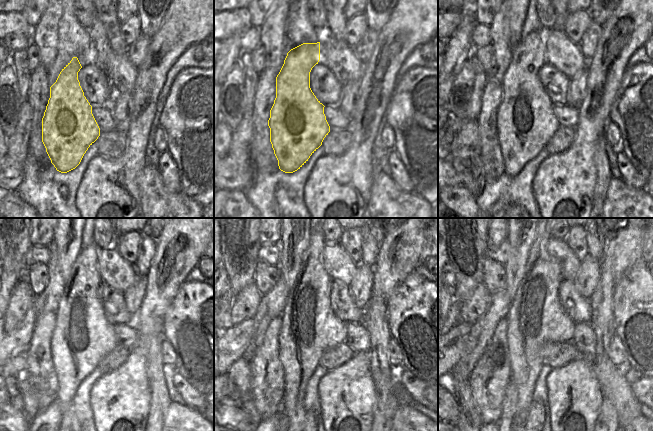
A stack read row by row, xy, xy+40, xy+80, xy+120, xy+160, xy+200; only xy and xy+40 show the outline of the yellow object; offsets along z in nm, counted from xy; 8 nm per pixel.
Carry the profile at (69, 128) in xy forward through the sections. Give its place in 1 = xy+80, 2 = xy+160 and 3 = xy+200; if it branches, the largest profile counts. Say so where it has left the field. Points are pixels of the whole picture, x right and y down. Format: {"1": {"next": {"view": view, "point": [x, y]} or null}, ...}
{"1": {"next": {"view": "xy+80", "point": [525, 121]}}, "2": {"next": {"view": "xy+160", "point": [309, 327]}}, "3": {"next": {"view": "xy+200", "point": [535, 317]}}}

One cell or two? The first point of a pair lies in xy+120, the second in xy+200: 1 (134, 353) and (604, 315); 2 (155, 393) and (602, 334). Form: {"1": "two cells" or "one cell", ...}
{"1": "two cells", "2": "one cell"}

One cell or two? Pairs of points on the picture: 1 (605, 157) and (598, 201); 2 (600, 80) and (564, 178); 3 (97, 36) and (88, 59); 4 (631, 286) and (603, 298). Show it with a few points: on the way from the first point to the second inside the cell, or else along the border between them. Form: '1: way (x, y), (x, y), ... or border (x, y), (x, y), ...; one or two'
1: way (605, 168), (600, 190); one
2: way (589, 104), (585, 110), (585, 141), (580, 154); one
3: border (84, 28), (91, 40), (94, 64); two
4: border (615, 280), (612, 296), (613, 317); two

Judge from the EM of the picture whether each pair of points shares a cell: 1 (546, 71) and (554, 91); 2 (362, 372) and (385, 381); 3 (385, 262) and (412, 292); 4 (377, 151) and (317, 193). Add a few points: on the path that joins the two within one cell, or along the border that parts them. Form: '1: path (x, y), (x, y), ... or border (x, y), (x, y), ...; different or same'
1: path (549, 76), (554, 82), (554, 86); same
2: border (369, 353), (370, 375), (376, 399); different
3: border (414, 269), (386, 298); different
4: border (378, 132), (372, 142), (371, 162); different

